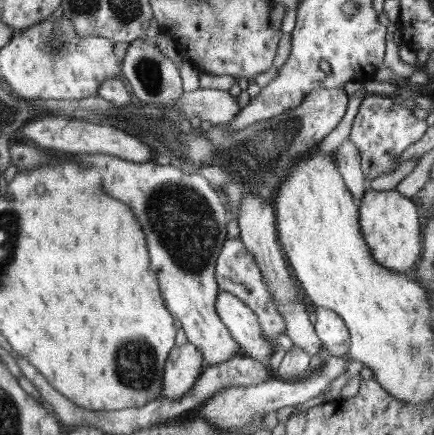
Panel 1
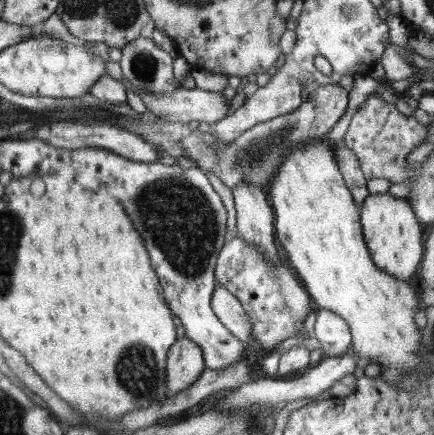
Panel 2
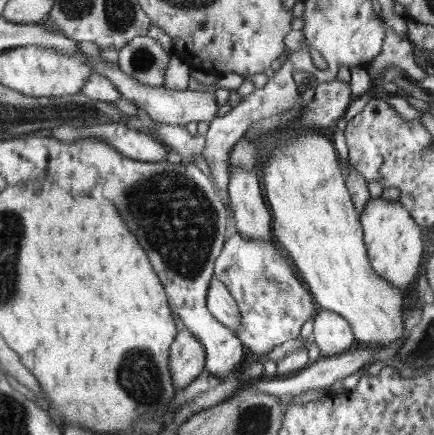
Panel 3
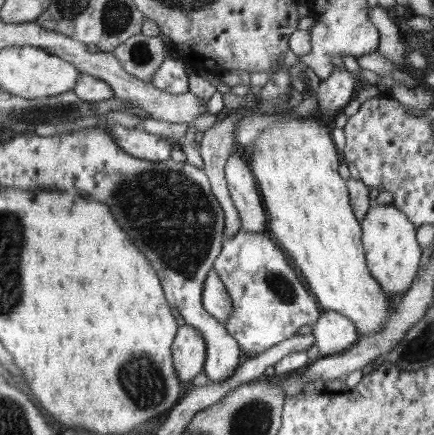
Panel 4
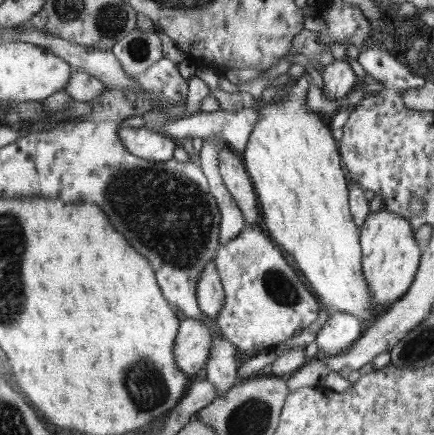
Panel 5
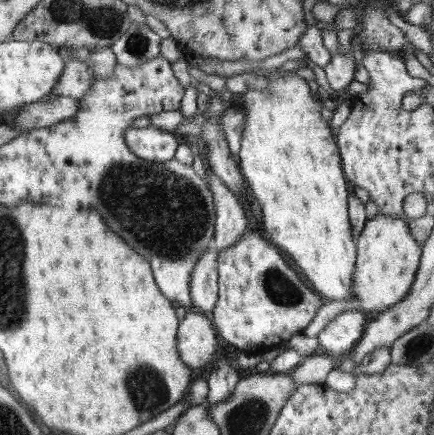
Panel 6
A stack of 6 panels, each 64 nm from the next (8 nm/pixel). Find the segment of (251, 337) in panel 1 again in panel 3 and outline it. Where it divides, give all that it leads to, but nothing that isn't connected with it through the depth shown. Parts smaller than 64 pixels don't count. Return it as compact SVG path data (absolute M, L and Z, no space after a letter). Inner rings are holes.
M211 276L207 290L205 290L205 308L215 320L225 324L231 332L237 330L237 326L241 322L237 306L233 302L233 298L229 296L229 290L225 290L225 286L215 276Z

